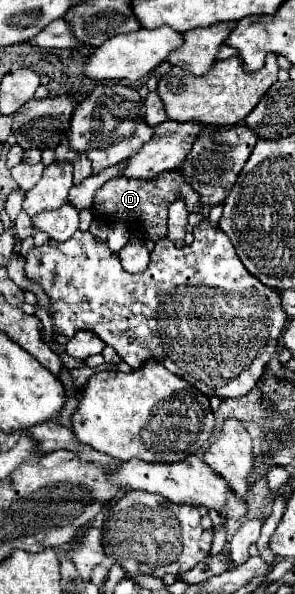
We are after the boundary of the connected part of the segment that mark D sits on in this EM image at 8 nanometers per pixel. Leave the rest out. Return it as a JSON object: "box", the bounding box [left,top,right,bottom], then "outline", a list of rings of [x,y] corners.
{"box":[91,170,203,242],"outline":[[[179,170],[161,172],[151,180],[121,176],[121,178],[109,180],[103,188],[99,188],[95,192],[91,212],[93,212],[93,216],[97,216],[101,220],[105,220],[105,216],[107,216],[113,222],[127,222],[131,232],[141,232],[143,240],[157,242],[157,240],[167,236],[167,228],[165,228],[167,208],[175,200],[185,200],[187,210],[193,214],[203,212],[203,208],[199,206],[199,194],[189,186],[189,182],[183,178],[183,174]]]}

